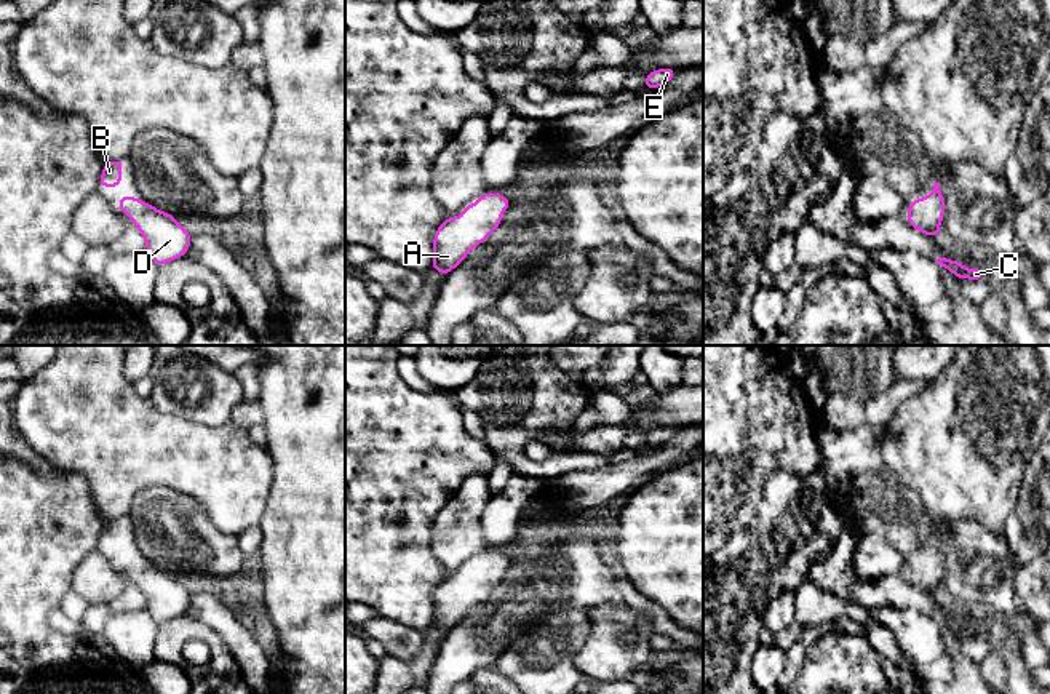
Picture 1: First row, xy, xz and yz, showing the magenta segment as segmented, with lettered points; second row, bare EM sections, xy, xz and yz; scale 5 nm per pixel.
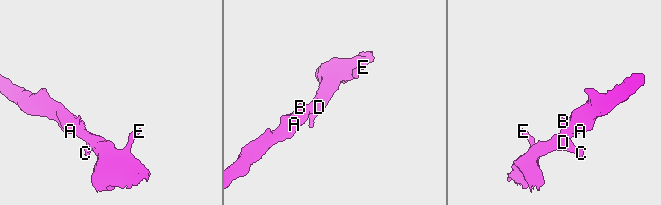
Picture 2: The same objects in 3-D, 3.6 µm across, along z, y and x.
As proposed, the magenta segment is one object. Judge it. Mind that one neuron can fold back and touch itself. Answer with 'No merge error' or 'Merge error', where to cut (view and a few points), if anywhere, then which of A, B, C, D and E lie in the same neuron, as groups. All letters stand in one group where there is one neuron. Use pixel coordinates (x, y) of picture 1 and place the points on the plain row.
No merge error. No split. Groups: A B C D E

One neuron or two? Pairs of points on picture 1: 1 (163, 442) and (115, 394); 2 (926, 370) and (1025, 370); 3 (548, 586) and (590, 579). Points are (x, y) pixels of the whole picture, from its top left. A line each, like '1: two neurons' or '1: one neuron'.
1: one neuron
2: two neurons
3: one neuron

